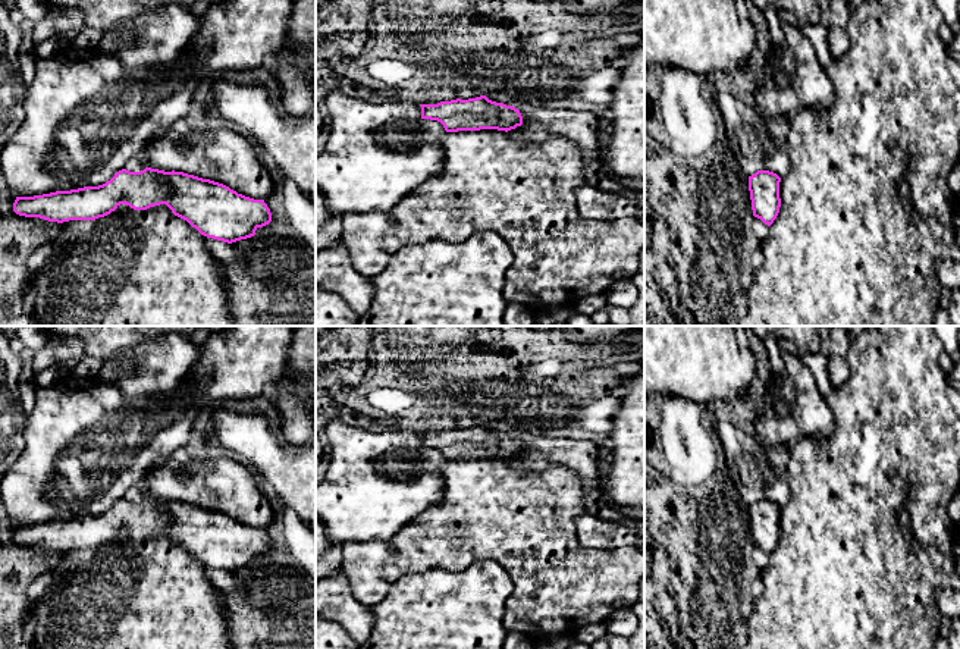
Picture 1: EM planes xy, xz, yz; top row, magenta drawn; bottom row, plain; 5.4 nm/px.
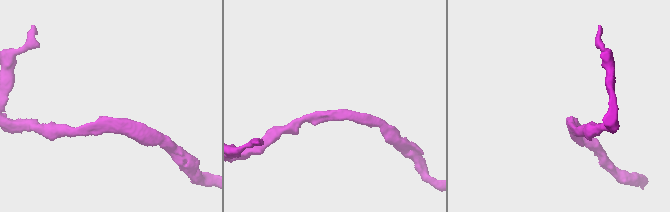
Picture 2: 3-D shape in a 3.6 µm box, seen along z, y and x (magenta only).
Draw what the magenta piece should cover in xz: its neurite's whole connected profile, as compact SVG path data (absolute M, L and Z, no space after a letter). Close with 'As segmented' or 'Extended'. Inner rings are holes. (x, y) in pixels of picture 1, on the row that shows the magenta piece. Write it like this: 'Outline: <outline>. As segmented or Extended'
Outline: M480 95L468 100L420 104L421 119L437 120L446 132L498 129L511 131L523 125L518 109Z. As segmented

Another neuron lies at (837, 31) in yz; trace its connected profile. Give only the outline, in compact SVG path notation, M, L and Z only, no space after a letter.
M829 22L828 38L831 56L835 62L848 50L847 22Z

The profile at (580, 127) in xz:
M490 93L489 100L503 103L520 110L523 125L506 134L526 139L548 139L561 137L575 144L594 162L600 160L597 131L600 119L589 110L545 109L531 103L521 101L506 93Z

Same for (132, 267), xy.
M120 204L110 214L95 220L69 220L63 226L59 225L51 242L54 250L51 257L32 273L29 280L29 283L37 288L37 297L29 314L40 326L235 326L226 297L222 266L207 248L204 235L186 220L175 216L166 204L154 206L147 210L134 210L126 204Z

